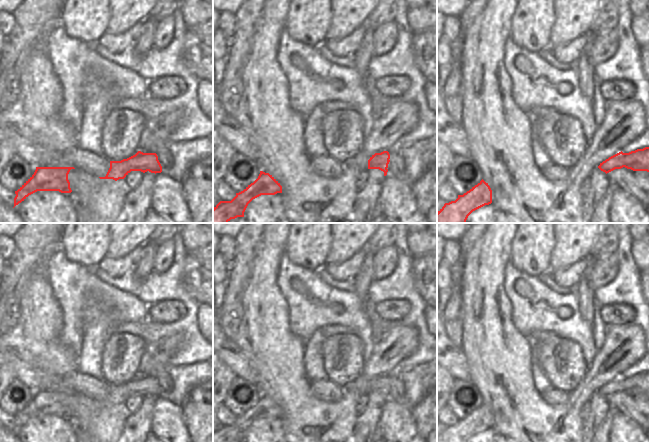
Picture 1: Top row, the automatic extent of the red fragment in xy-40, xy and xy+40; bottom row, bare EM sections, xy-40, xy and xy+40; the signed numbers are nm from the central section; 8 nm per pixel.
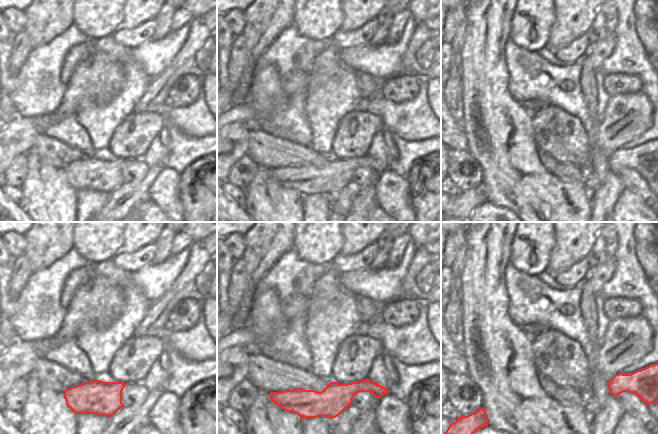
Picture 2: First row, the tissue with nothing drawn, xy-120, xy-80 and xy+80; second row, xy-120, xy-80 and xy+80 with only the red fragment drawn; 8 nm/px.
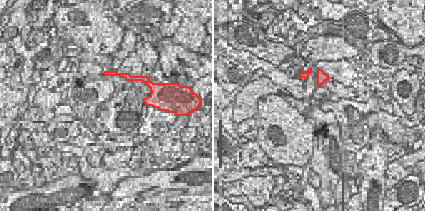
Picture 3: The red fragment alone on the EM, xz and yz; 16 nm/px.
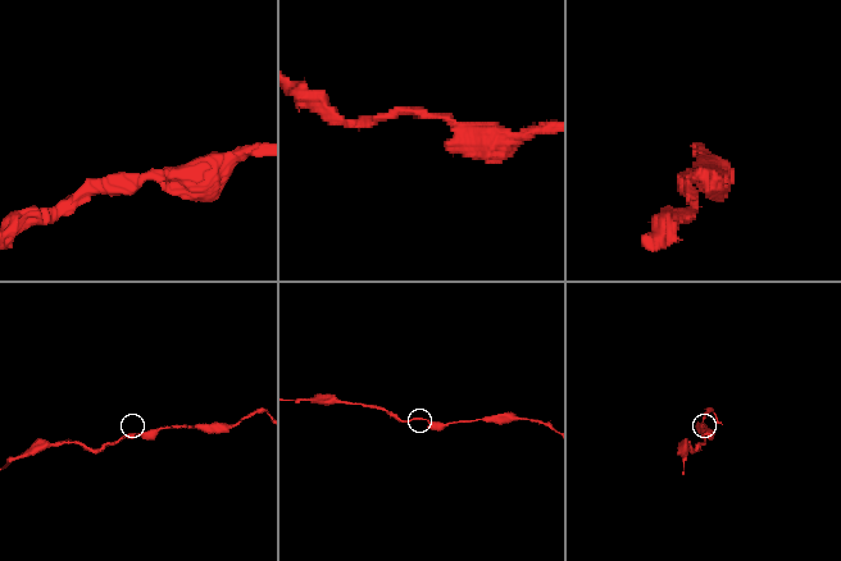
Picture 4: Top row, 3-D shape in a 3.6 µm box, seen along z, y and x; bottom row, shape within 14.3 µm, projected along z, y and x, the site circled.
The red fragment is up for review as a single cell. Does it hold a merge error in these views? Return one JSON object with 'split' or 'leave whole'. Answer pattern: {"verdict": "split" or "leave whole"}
{"verdict": "leave whole"}

